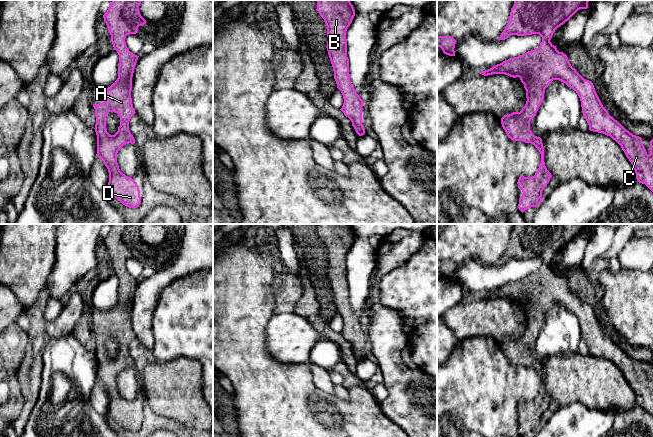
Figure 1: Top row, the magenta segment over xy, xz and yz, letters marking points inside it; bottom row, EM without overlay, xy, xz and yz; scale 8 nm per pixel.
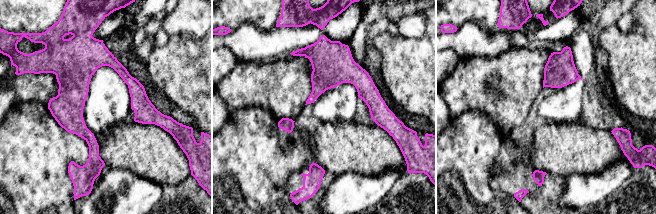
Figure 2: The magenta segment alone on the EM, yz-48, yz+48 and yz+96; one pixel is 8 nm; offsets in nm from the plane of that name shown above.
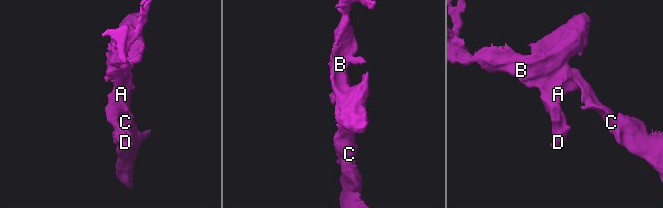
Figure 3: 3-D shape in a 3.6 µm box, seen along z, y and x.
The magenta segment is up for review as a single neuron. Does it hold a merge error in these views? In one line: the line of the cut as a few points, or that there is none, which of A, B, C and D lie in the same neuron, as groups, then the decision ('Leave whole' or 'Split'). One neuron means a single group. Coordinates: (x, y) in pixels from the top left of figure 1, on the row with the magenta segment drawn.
No split. Groups: A B C D. Leave whole

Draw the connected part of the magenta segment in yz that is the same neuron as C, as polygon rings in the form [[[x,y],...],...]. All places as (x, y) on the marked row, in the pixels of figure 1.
[[[515,0],[511,8],[508,24],[498,39],[505,40],[510,35],[524,36],[539,34],[542,37],[540,46],[518,57],[505,60],[488,70],[478,72],[484,76],[505,74],[513,78],[519,77],[526,90],[527,101],[522,110],[504,115],[501,118],[502,127],[511,140],[531,143],[541,154],[541,163],[535,175],[532,177],[520,176],[517,182],[518,188],[523,192],[518,204],[518,208],[522,213],[528,208],[537,207],[542,202],[542,191],[552,177],[545,166],[542,139],[532,133],[530,130],[530,121],[536,116],[538,108],[544,99],[545,89],[553,80],[565,83],[578,94],[581,101],[582,113],[589,125],[589,130],[603,133],[615,140],[633,165],[637,181],[645,184],[653,192],[653,139],[650,141],[650,154],[648,155],[642,143],[642,138],[630,133],[609,115],[608,111],[603,107],[593,83],[584,79],[571,66],[567,55],[559,52],[556,46],[550,42],[555,30],[568,21],[578,10],[587,9],[588,2],[589,0]]]

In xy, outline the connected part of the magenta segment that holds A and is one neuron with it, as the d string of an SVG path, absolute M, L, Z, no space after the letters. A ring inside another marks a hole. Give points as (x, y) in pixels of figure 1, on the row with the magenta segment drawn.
M113 0L103 15L114 50L119 55L118 78L107 88L106 100L100 104L93 104L96 116L96 157L100 158L108 169L108 190L123 205L133 209L141 204L139 186L131 177L120 171L117 153L124 145L135 143L129 130L129 121L136 113L131 90L139 56L129 51L125 38L127 35L136 34L138 27L146 23L139 11L141 2L142 0ZM109 112L115 112L120 117L120 126L114 135L106 131L106 116Z

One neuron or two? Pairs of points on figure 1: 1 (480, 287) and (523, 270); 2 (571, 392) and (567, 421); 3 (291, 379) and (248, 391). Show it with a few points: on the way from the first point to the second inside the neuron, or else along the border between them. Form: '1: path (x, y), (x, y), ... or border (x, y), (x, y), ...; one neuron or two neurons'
1: path (491, 277), (512, 271); one neuron
2: border (559, 404), (579, 402), (592, 409); two neurons
3: path (280, 390), (259, 391); one neuron

